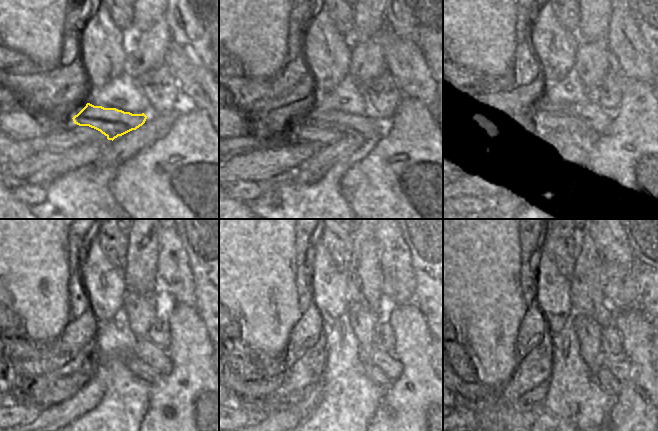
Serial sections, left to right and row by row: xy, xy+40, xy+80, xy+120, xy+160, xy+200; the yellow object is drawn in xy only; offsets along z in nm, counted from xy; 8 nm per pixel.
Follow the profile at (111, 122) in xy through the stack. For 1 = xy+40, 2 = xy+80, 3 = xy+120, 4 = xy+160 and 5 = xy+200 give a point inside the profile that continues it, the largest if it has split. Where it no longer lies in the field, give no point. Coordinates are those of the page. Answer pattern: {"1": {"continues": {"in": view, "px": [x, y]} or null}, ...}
{"1": {"continues": {"in": "xy+40", "px": [370, 127]}}, "2": {"continues": {"in": "xy+80", "px": [593, 121]}}, "3": {"continues": {"in": "xy+120", "px": [145, 350]}}, "4": {"continues": {"in": "xy+160", "px": [386, 361]}}, "5": {"continues": {"in": "xy+200", "px": [619, 367]}}}

